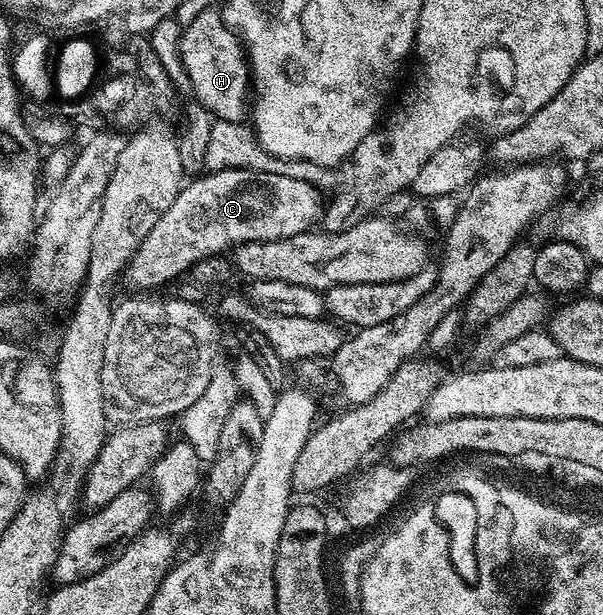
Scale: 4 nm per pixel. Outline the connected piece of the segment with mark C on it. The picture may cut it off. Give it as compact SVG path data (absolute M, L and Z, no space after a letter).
M239 167L238 169L226 169L225 171L208 171L200 175L199 178L193 178L191 181L185 182L183 186L181 186L178 197L174 197L174 205L170 205L170 209L166 209L166 213L162 213L162 217L158 217L158 222L154 224L154 229L150 229L146 241L142 241L142 245L134 253L134 257L131 261L128 262L126 279L129 279L134 286L141 287L141 289L144 290L141 292L151 292L148 291L151 287L160 287L163 283L168 283L171 279L178 278L179 275L183 276L194 264L211 255L231 252L244 243L253 243L254 241L278 241L279 239L289 239L295 235L300 235L304 231L311 231L321 222L325 206L325 200L320 200L319 189L311 187L304 179L291 179L288 175L271 175L267 169L244 171Z

